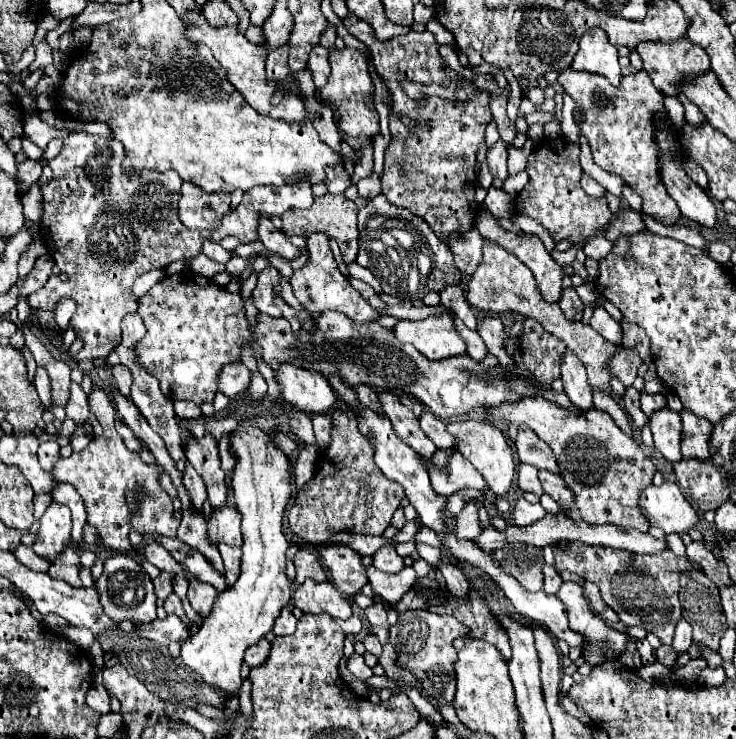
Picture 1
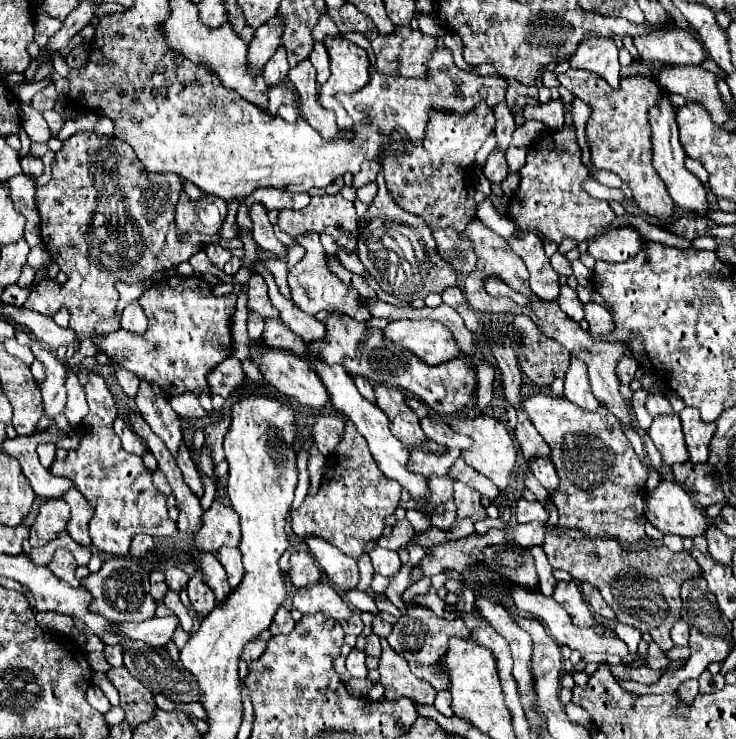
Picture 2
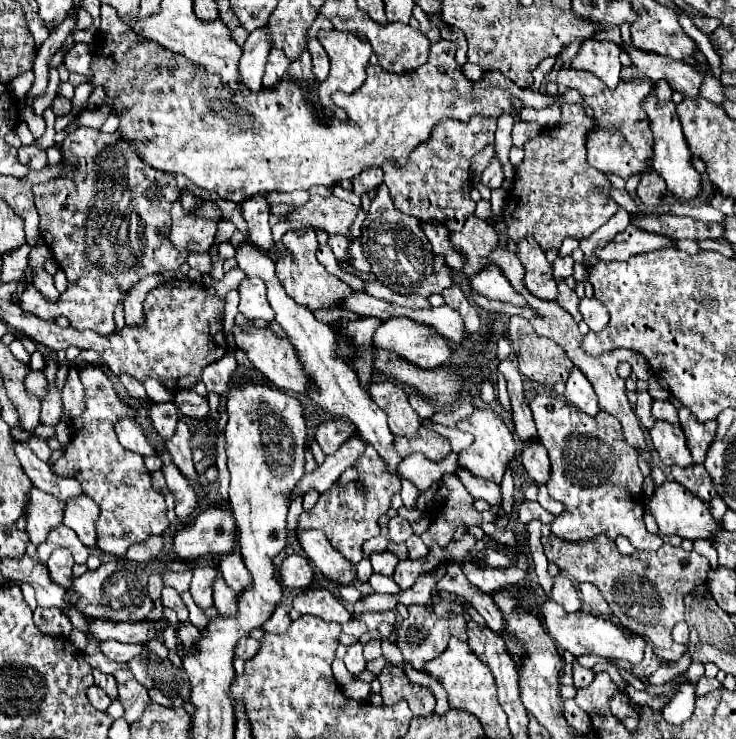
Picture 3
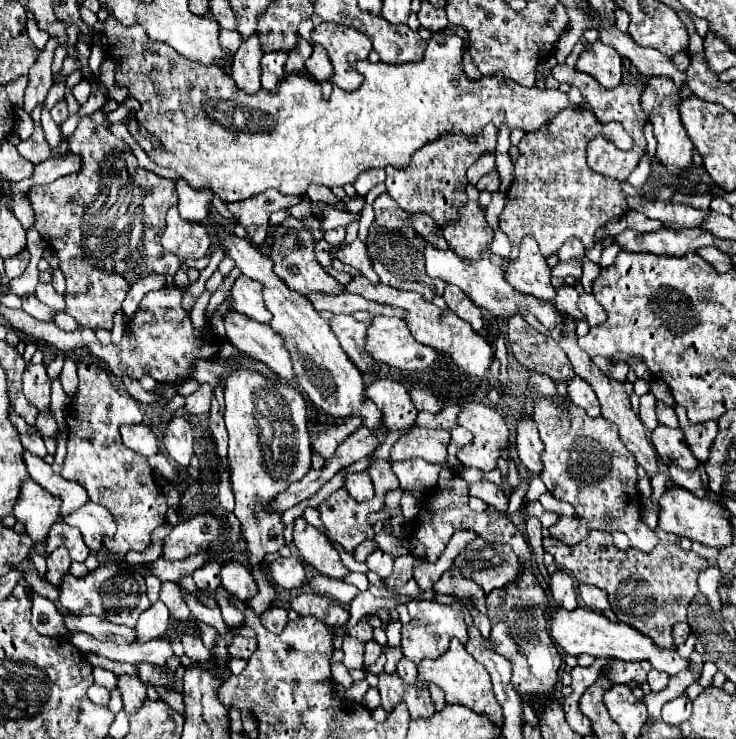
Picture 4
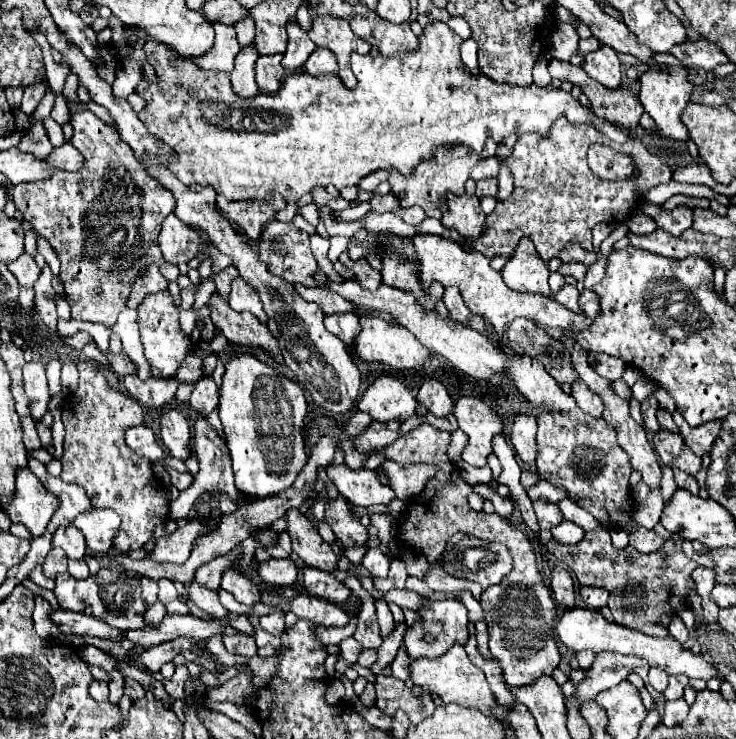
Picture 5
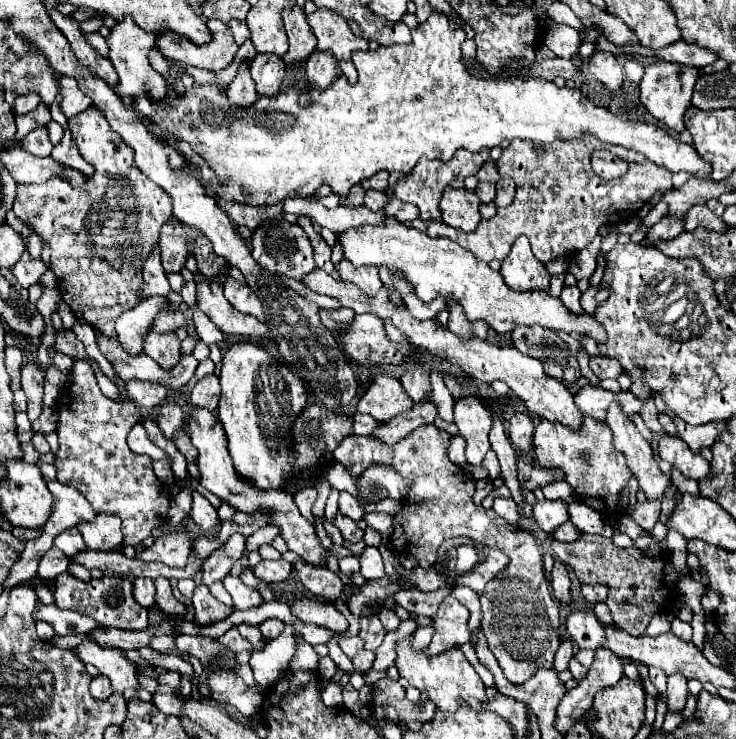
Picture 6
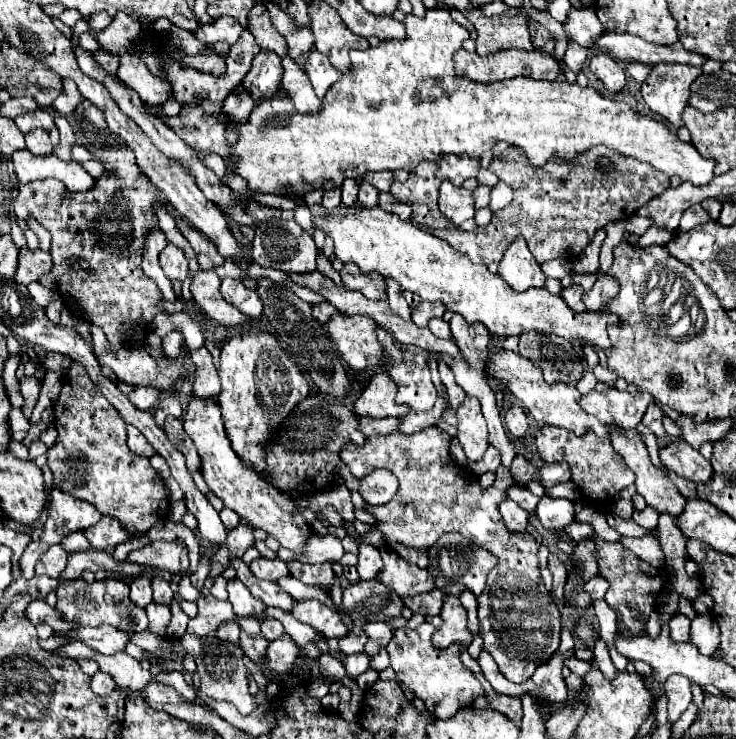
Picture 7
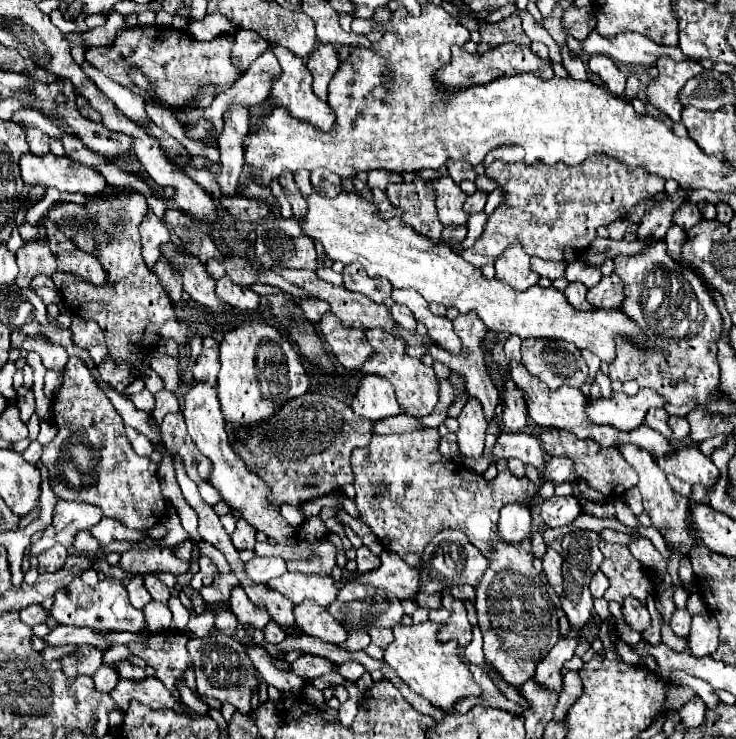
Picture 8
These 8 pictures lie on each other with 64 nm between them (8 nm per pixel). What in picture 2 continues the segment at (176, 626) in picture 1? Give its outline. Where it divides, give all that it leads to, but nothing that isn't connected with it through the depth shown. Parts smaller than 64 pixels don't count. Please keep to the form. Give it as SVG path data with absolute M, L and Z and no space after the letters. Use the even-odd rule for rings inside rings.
M154 616L152 620L144 620L144 622L120 622L110 626L108 630L112 634L118 634L122 638L128 640L142 640L150 646L166 646L166 642L172 638L174 630L178 626L178 618L176 616L166 616L166 618L158 618Z

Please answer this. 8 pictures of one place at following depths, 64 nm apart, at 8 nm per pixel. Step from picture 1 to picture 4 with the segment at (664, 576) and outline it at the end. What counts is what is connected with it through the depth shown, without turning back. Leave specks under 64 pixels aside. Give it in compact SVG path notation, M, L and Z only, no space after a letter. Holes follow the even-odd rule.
M590 530L586 538L574 546L562 544L550 536L544 540L544 550L554 556L558 566L572 572L578 582L588 582L606 590L618 622L644 632L654 644L664 648L672 646L674 622L686 620L686 608L698 592L698 572L708 568L704 558L696 556L692 550L684 552L678 542L660 542L650 554L644 554L636 548L618 550L612 544L612 536L598 530Z

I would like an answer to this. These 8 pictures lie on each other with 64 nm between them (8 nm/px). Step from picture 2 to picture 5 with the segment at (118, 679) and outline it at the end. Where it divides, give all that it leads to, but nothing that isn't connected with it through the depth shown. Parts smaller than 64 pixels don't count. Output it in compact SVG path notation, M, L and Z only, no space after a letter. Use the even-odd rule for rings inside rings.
M128 678L126 680L126 686L124 686L124 694L128 694L132 700L138 700L138 698L142 698L144 696L144 688L136 682L136 680L132 680L132 678Z

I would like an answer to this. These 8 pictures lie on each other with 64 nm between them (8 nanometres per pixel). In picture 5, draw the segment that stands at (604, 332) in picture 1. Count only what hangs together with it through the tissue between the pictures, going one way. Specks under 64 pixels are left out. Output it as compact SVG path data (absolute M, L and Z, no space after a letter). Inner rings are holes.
M584 290L580 294L580 308L582 308L582 312L588 318L594 318L598 314L598 310L600 310L600 298L598 298L598 294L594 290Z

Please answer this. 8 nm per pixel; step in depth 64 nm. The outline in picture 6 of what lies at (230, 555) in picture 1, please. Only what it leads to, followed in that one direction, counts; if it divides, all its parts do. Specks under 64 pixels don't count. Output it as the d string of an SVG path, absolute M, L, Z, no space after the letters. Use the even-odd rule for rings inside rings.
M226 576L222 582L224 582L224 588L228 590L228 594L232 596L236 610L248 610L248 608L260 606L264 602L262 596L254 588L248 588L246 584L242 584L240 578Z

